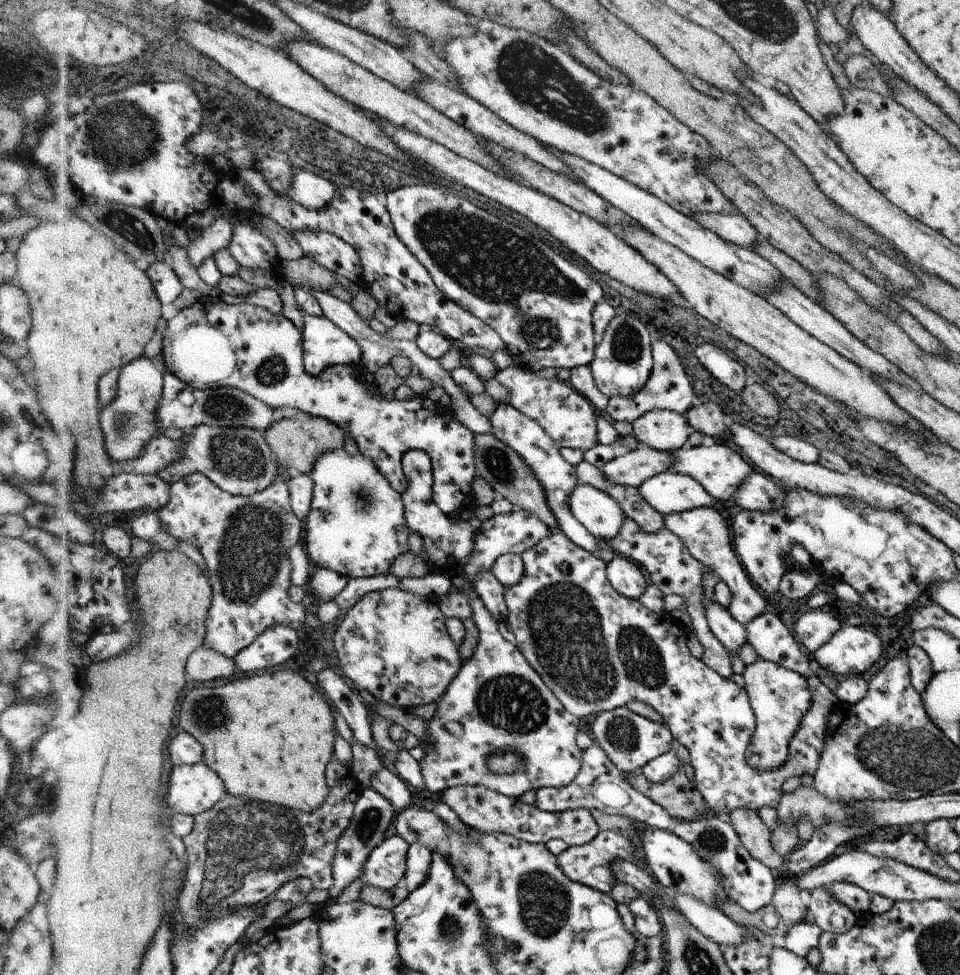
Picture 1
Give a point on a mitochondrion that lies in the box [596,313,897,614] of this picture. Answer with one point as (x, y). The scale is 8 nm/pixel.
(626, 343)

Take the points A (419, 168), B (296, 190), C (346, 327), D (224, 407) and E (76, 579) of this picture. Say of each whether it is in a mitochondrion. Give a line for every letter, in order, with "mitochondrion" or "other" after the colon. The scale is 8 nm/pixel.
A: other
B: other
C: other
D: mitochondrion
E: other

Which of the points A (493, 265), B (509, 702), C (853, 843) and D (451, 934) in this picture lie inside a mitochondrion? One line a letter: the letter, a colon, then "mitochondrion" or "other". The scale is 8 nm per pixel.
A: mitochondrion
B: mitochondrion
C: other
D: mitochondrion

